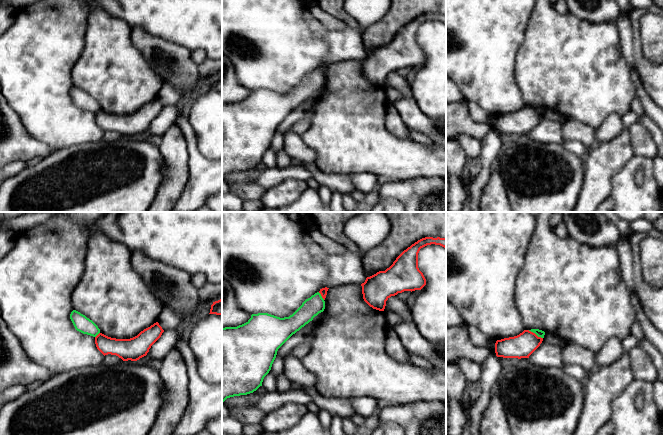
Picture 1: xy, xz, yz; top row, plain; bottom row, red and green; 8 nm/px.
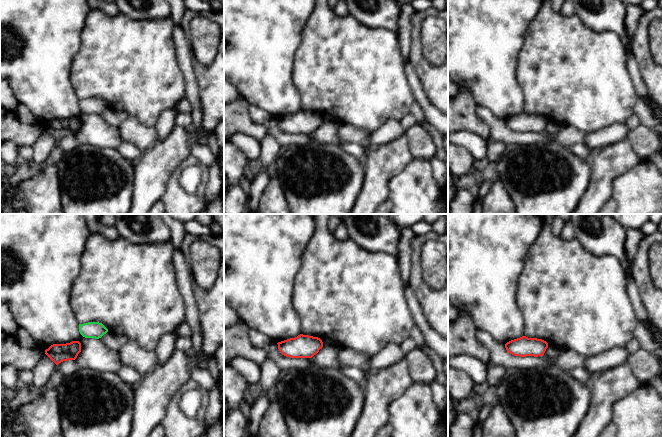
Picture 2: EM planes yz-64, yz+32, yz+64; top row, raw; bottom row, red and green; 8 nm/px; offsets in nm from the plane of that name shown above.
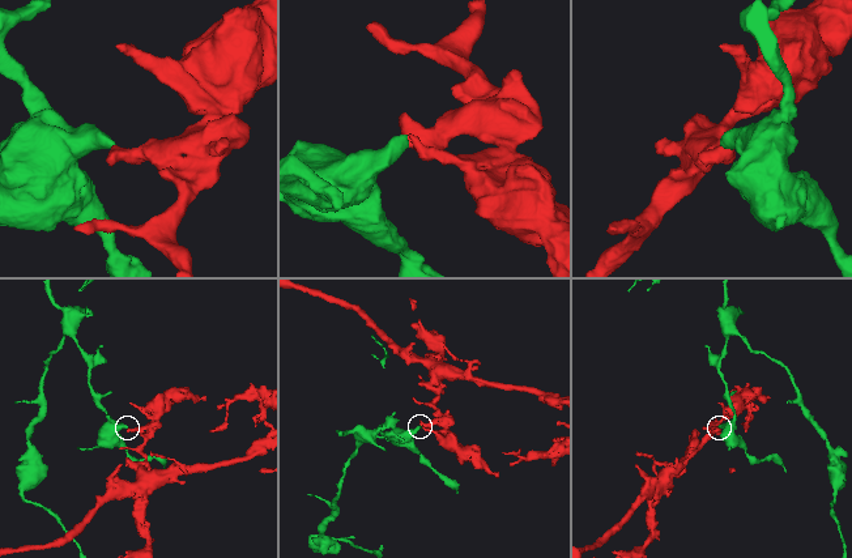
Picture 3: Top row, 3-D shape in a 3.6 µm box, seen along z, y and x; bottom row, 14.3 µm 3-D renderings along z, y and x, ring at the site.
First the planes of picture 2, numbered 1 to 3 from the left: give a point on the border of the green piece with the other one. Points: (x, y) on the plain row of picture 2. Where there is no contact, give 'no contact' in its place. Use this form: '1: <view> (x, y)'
1: no contact
2: no contact
3: no contact

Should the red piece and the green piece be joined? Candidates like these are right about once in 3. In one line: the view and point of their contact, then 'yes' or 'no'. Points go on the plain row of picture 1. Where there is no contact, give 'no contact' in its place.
yz (534, 109) | no

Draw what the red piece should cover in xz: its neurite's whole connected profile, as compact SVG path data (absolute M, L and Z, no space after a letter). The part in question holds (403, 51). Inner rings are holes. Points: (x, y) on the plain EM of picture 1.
M422 14L404 26L385 47L367 53L361 60L364 77L373 85L384 87L391 72L421 66L426 61L426 55L418 44L418 29L431 20L446 25L446 14Z

